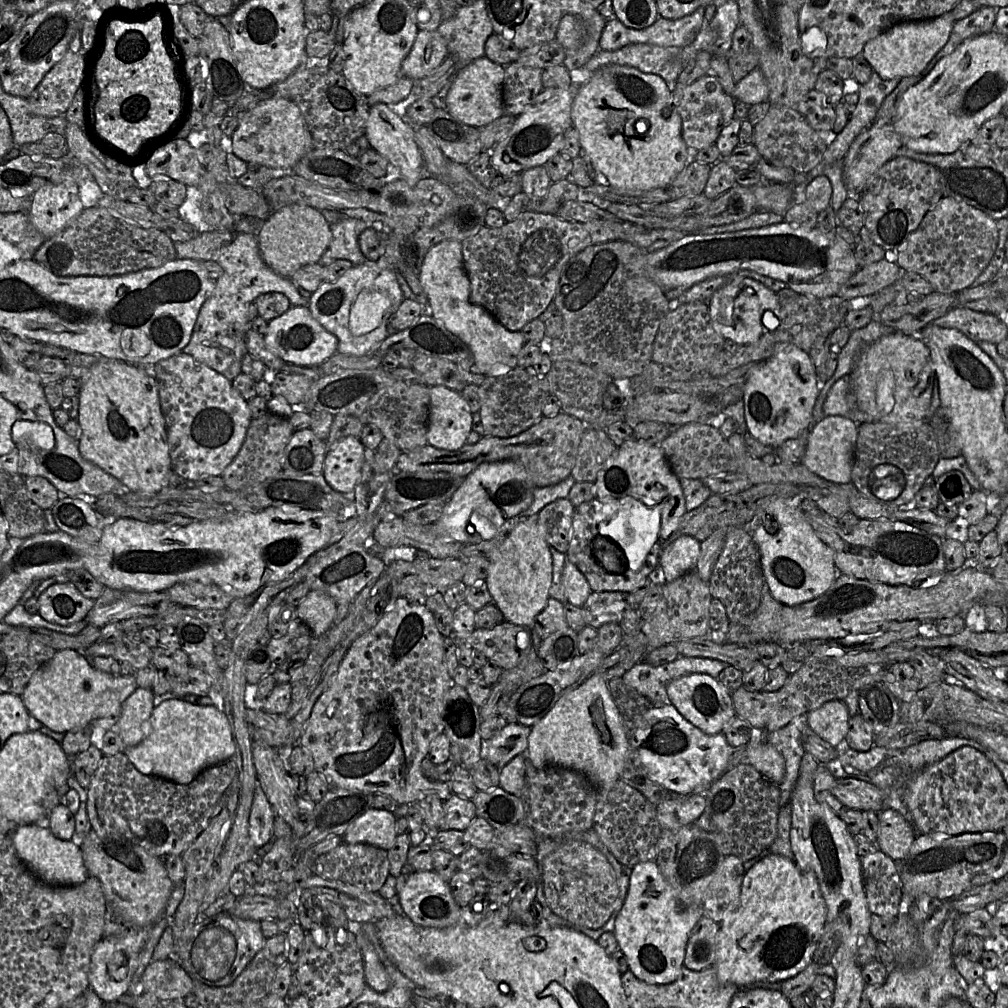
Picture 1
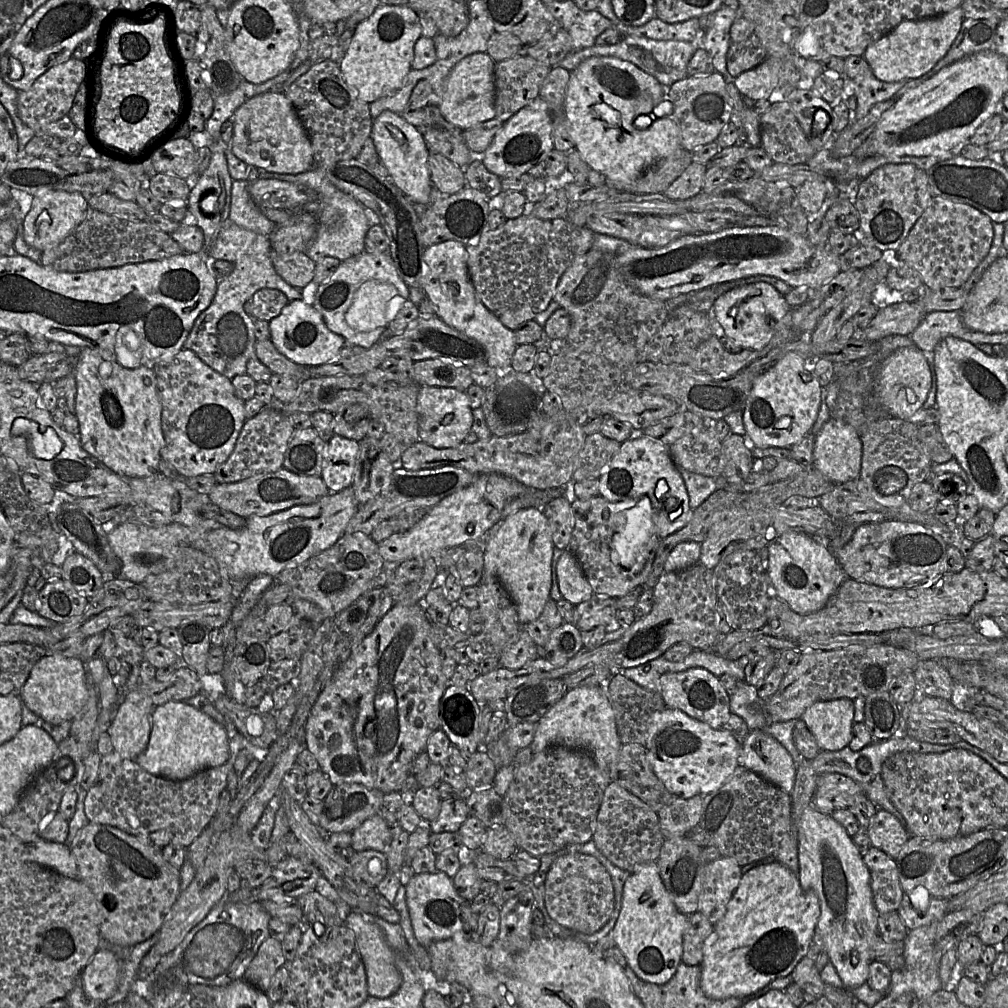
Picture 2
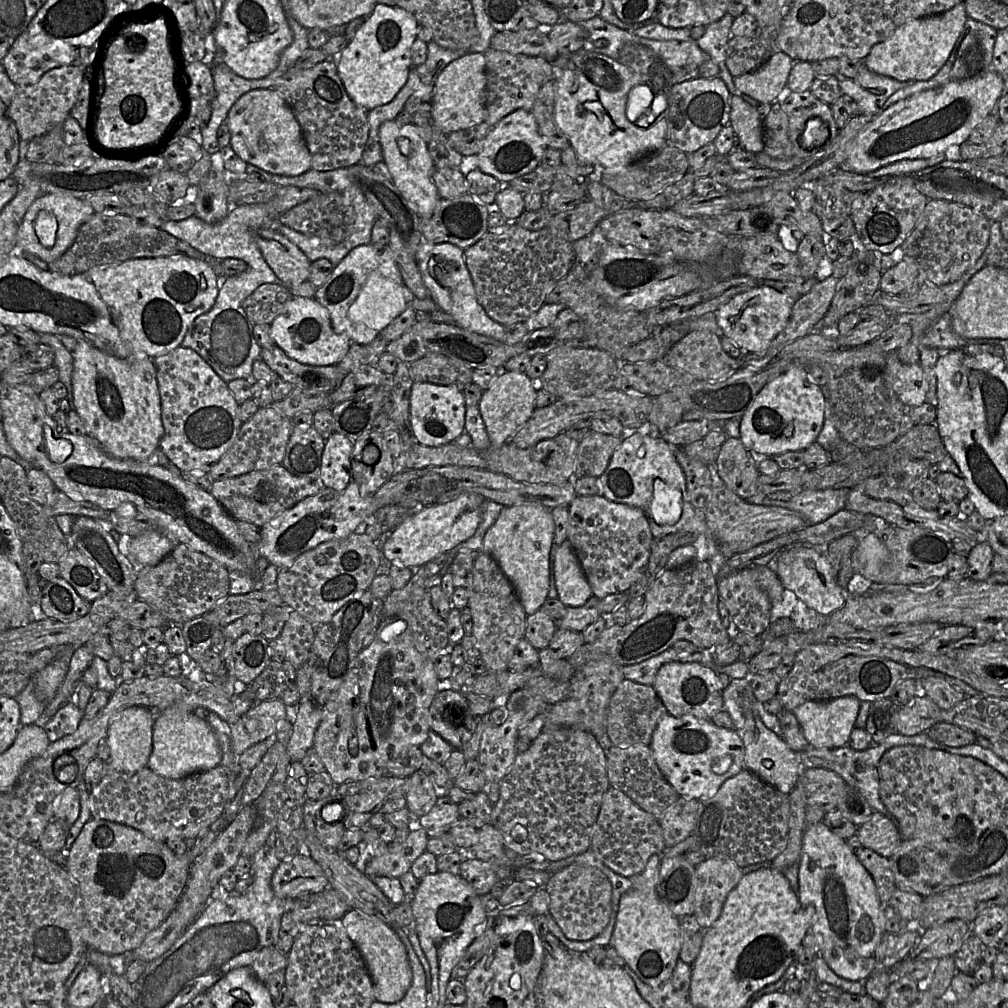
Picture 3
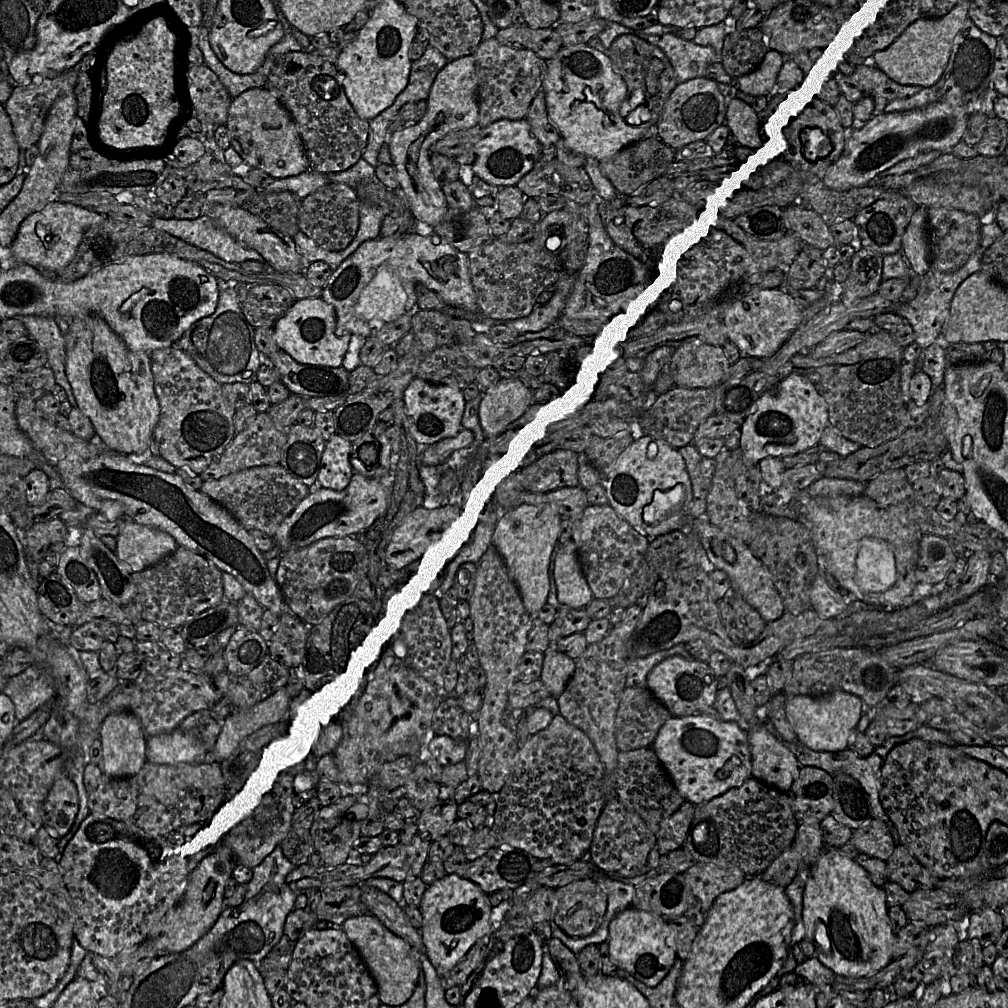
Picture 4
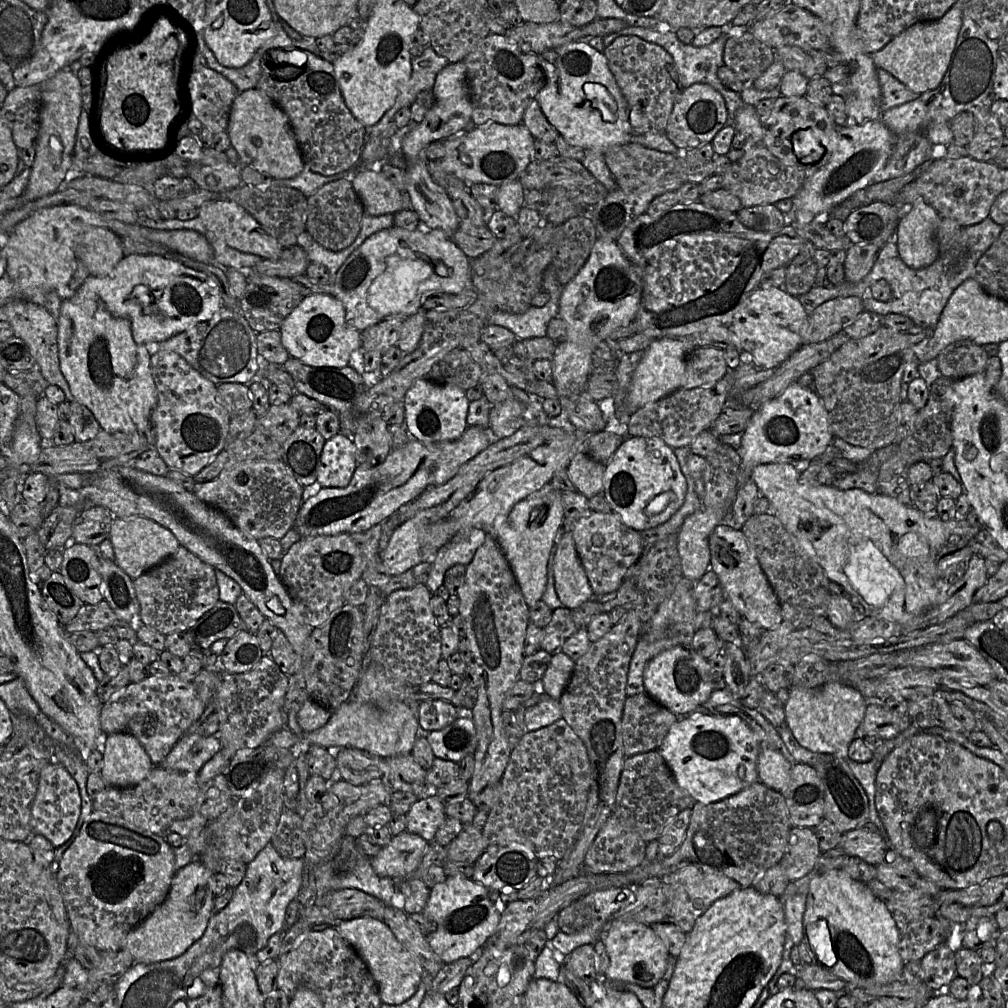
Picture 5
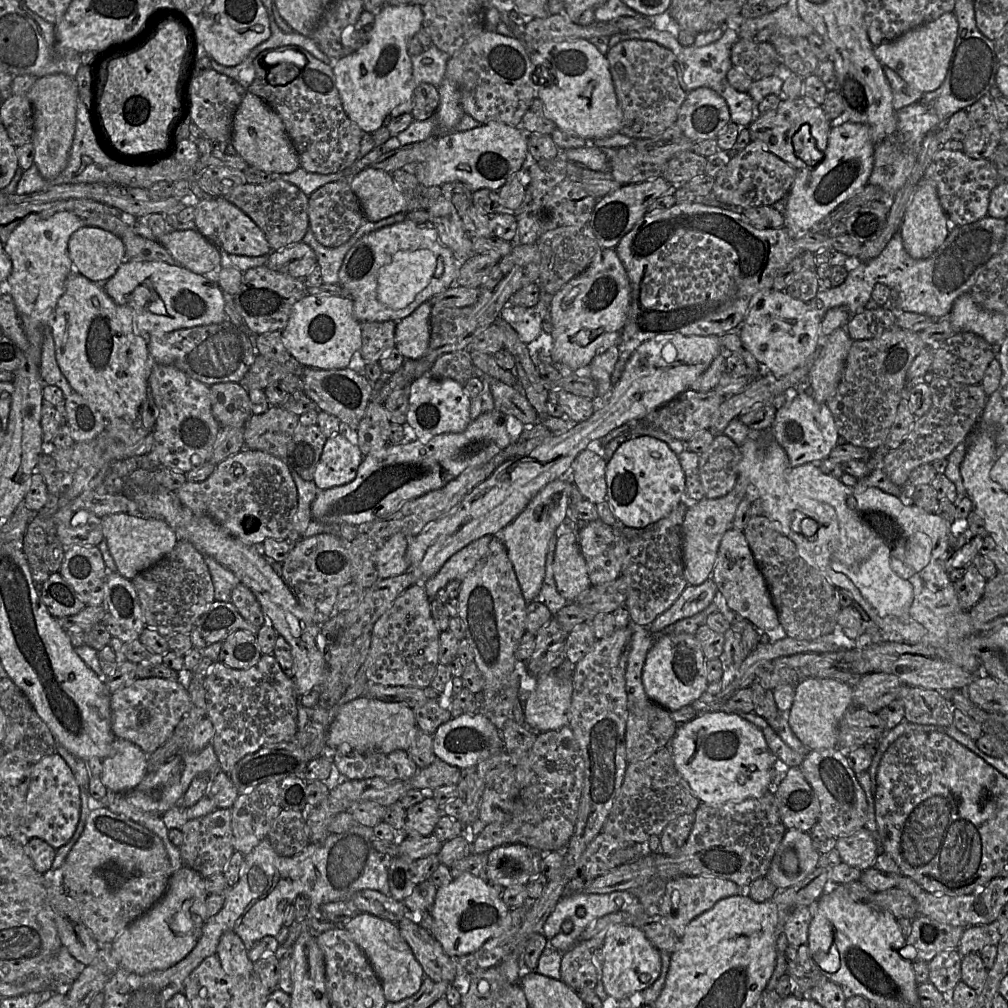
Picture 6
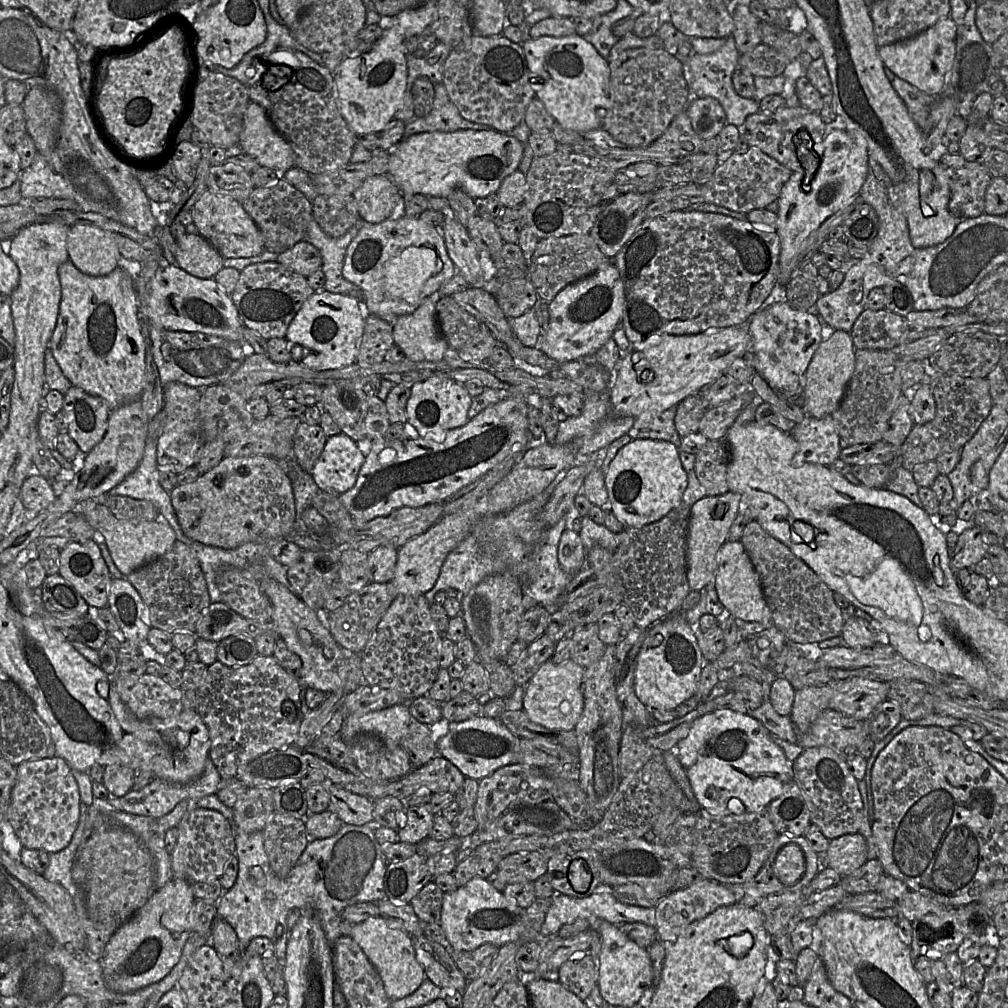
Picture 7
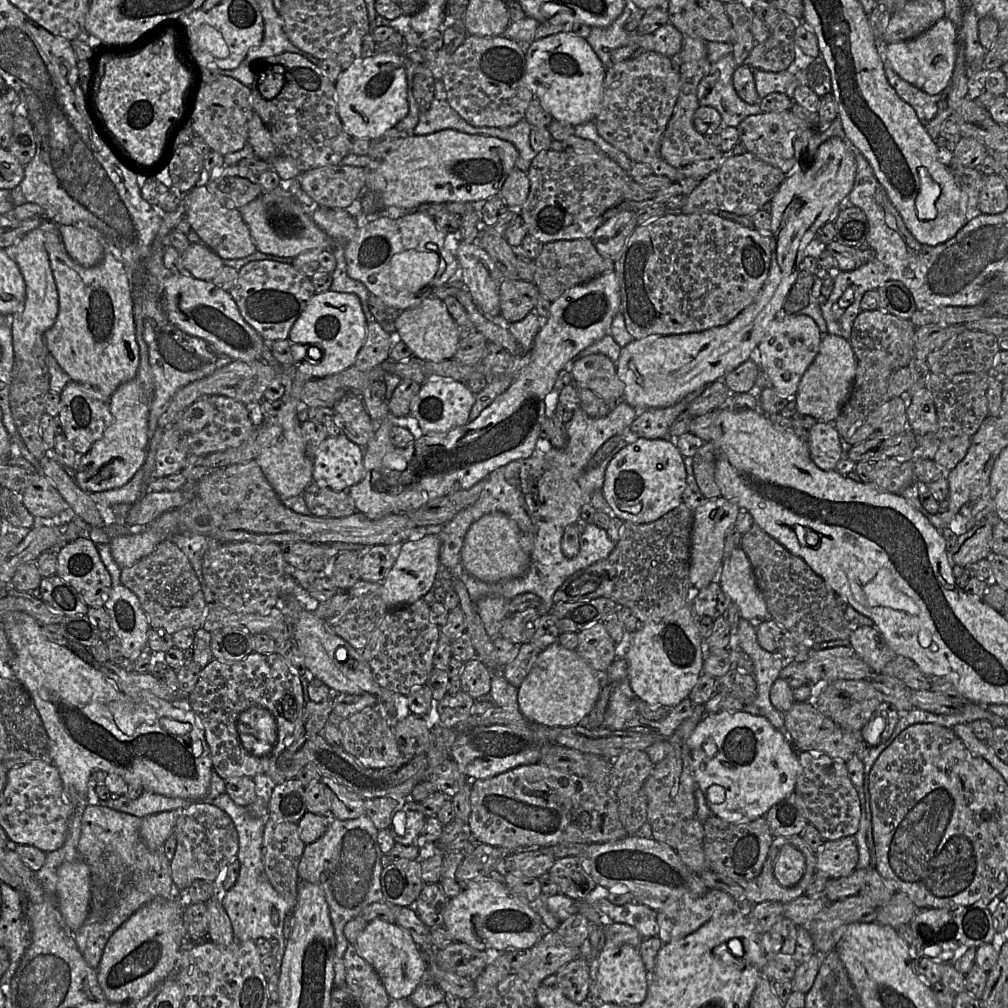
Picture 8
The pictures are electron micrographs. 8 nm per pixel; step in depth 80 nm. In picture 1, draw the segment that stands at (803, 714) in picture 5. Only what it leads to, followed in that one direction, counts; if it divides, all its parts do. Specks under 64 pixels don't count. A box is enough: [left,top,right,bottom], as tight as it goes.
[807,700,850,747]

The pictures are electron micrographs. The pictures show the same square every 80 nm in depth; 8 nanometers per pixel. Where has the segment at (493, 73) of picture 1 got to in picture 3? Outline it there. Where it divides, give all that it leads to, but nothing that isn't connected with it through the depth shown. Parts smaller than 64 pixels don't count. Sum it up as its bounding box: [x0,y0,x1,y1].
[432,53,486,133]

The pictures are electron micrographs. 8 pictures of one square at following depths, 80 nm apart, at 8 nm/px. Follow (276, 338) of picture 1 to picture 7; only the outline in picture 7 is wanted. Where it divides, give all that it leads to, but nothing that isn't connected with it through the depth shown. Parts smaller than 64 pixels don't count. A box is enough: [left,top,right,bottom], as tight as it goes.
[285,291,368,371]

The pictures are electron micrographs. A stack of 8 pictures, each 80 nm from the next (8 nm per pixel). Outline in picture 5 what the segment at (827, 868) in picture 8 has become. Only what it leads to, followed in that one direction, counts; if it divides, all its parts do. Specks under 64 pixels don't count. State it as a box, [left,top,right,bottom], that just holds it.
[839,821,889,866]

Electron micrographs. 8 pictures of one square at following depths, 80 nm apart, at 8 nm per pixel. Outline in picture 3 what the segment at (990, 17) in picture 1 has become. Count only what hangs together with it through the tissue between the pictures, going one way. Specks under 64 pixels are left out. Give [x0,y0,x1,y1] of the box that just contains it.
[882,18,997,110]

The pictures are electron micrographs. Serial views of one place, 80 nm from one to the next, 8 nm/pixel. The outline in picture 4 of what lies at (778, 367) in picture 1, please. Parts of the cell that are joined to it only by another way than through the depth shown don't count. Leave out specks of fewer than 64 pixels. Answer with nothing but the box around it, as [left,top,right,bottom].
[739,372,829,465]

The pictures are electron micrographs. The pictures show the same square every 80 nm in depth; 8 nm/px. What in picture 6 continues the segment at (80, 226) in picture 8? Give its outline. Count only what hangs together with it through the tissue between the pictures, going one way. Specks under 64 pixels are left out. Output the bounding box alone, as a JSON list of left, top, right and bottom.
[68,226,127,283]

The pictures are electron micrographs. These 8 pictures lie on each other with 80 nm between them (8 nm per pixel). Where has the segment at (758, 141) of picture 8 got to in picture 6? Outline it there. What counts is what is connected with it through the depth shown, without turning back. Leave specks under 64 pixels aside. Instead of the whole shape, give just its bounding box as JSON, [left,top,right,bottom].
[747,97,831,170]

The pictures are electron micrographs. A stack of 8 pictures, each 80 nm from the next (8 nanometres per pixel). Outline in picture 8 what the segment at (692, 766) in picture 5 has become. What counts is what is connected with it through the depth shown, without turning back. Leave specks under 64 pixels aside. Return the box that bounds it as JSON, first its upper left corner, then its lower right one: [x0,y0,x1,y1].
[688,711,799,822]

